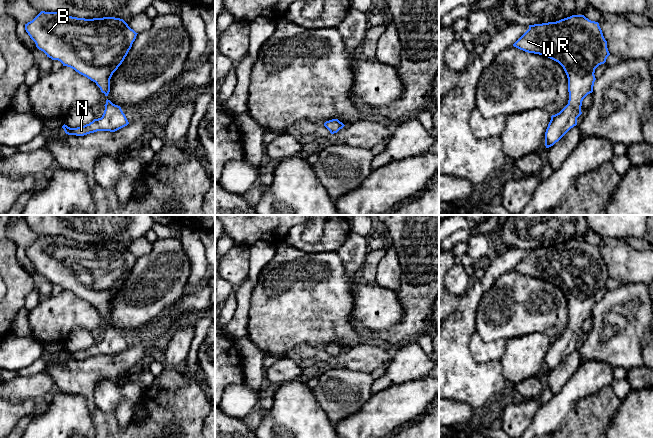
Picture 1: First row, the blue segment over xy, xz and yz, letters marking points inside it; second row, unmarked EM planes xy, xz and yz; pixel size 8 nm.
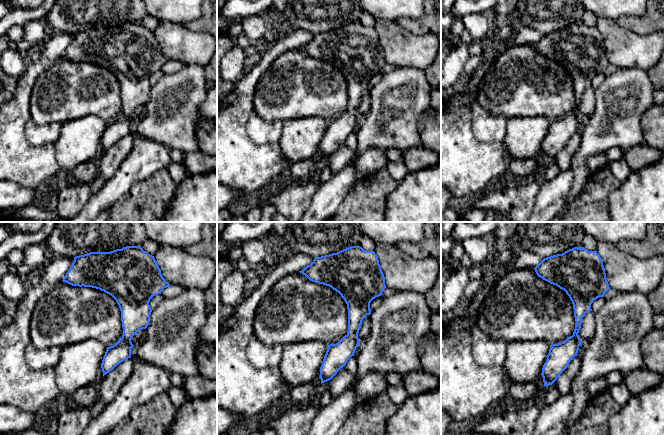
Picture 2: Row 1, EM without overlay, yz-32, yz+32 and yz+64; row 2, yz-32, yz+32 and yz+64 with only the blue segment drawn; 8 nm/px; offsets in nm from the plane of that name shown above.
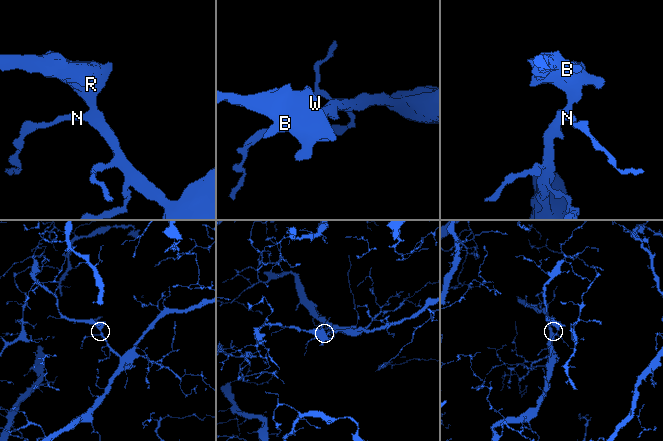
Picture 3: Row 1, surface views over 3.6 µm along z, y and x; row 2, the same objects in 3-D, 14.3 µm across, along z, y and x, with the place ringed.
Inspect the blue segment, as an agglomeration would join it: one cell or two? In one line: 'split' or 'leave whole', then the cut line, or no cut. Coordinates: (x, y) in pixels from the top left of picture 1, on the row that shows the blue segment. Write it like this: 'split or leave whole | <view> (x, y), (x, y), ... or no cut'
leave whole | no cut

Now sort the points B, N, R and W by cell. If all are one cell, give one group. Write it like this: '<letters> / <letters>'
B N R W

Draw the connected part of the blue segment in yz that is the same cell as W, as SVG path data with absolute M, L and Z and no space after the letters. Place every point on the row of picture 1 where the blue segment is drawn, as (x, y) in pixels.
M572 15L556 22L529 25L529 29L513 44L514 47L528 53L546 56L558 62L564 69L568 78L568 104L557 114L551 116L551 120L545 132L545 146L549 148L558 142L571 128L577 125L577 118L582 114L583 99L593 92L595 69L606 62L610 55L602 30L598 22L591 21L584 15Z

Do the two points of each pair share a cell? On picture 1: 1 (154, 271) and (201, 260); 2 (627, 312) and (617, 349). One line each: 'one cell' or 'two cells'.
1: two cells
2: one cell

